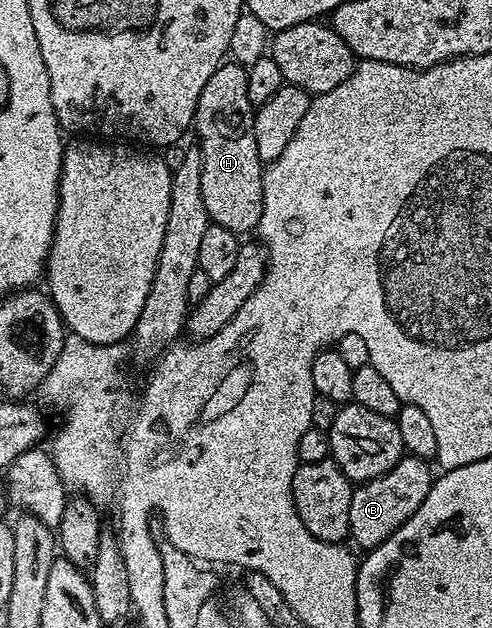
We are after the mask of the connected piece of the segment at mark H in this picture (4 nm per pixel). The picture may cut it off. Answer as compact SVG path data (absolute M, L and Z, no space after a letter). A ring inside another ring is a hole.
M223 63L207 79L203 91L199 95L197 110L193 116L192 128L197 129L197 139L203 163L203 204L207 207L210 222L219 227L227 227L227 231L244 235L258 228L263 215L263 162L259 155L259 147L255 147L253 134L253 118L255 106L247 95L247 69L243 64L229 65ZM225 117L238 117L241 122L232 125Z

